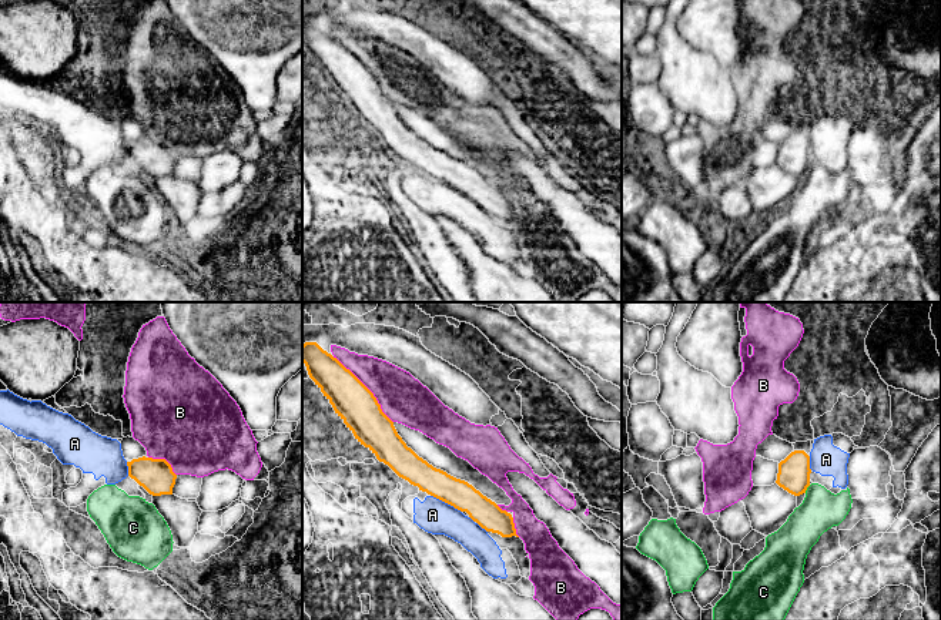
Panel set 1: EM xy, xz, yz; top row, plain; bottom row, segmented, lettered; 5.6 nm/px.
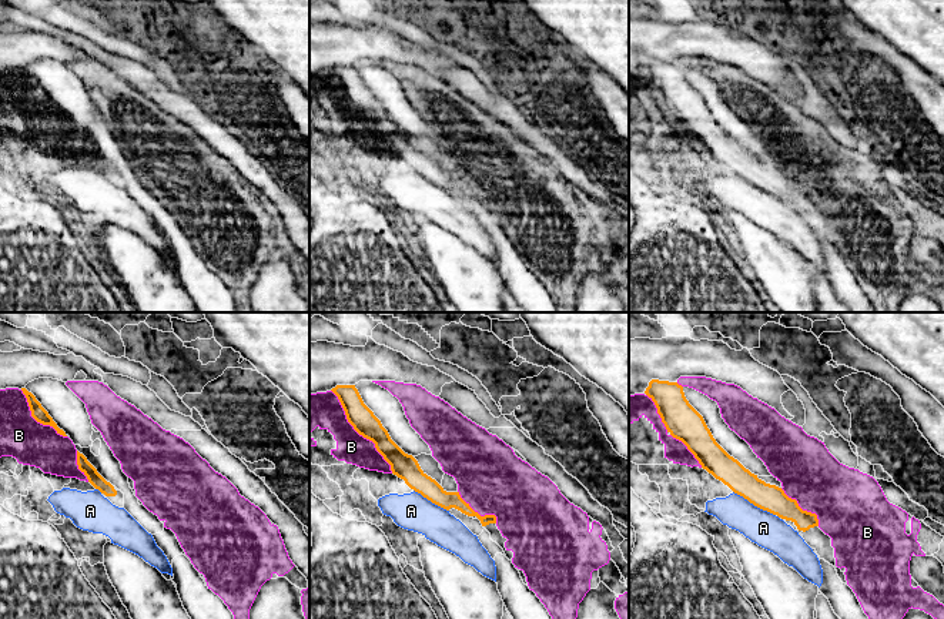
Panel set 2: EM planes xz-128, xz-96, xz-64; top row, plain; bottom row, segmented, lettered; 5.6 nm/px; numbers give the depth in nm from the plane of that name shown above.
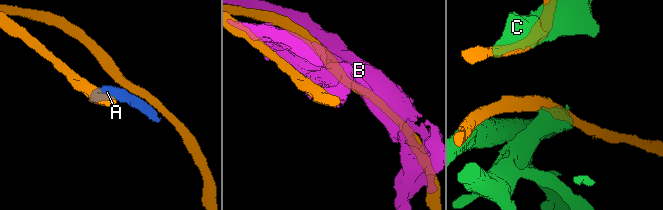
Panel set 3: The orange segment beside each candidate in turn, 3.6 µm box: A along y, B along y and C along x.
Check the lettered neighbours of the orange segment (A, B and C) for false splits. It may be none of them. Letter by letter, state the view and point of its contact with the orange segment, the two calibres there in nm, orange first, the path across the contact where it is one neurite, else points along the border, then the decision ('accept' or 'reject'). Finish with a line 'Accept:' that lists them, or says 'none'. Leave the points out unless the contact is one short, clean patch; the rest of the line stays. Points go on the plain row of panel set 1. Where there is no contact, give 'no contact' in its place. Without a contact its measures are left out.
A: contact xz (446, 183); calibres 160 and 190 nm; accept
B: contact xz (367, 69); calibres 220 and 260 nm; reject
C: contact yz (806, 170); calibres 180 and 220 nm; reject
Accept: A

